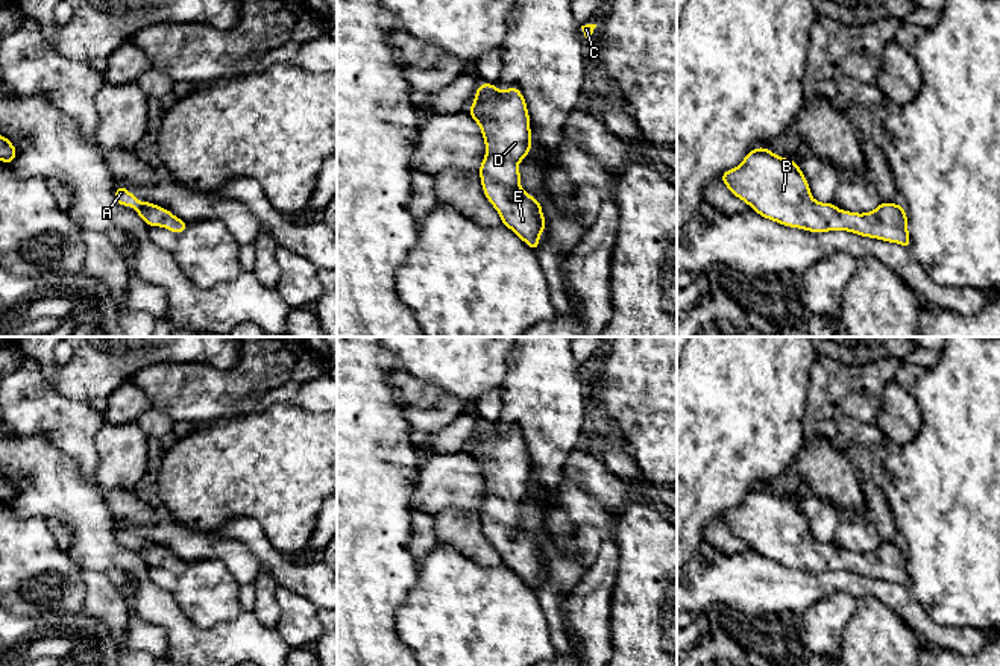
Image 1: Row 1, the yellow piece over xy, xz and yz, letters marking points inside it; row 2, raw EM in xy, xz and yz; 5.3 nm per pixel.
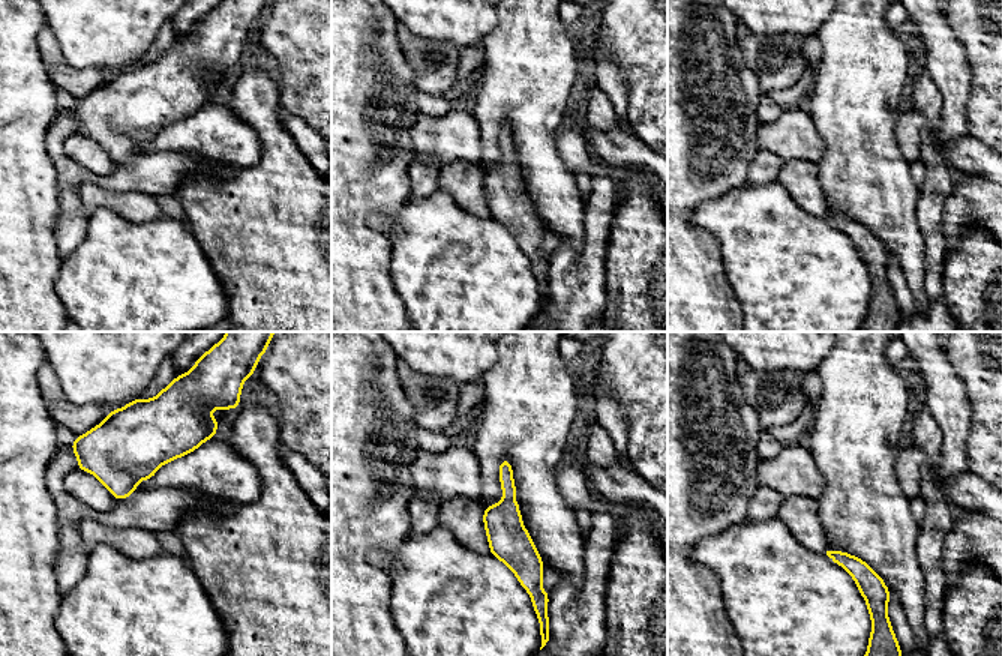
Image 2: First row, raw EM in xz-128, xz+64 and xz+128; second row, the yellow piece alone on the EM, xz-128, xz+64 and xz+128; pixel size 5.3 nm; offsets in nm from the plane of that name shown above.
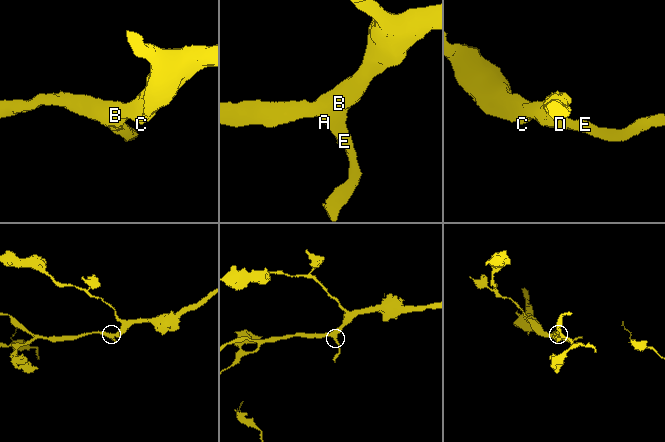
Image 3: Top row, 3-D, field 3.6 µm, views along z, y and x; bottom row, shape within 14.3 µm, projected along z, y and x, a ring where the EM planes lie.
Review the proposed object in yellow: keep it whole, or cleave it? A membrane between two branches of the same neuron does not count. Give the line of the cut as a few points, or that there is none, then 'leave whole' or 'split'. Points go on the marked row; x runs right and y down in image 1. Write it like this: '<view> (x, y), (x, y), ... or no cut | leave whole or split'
no cut | leave whole

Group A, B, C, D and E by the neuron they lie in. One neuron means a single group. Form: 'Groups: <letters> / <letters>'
Groups: A B C D E

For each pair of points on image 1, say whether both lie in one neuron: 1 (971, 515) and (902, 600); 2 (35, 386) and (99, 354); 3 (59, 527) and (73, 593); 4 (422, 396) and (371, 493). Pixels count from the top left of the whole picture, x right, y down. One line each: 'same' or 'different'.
1: different
2: different
3: different
4: different

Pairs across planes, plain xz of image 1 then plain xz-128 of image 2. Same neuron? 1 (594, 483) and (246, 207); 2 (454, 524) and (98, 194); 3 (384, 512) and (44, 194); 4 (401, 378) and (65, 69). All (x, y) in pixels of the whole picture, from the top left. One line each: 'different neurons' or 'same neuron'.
1: different neurons
2: same neuron
3: same neuron
4: same neuron

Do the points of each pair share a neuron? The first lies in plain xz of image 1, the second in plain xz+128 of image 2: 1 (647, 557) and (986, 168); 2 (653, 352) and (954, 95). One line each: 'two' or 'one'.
1: two
2: two

